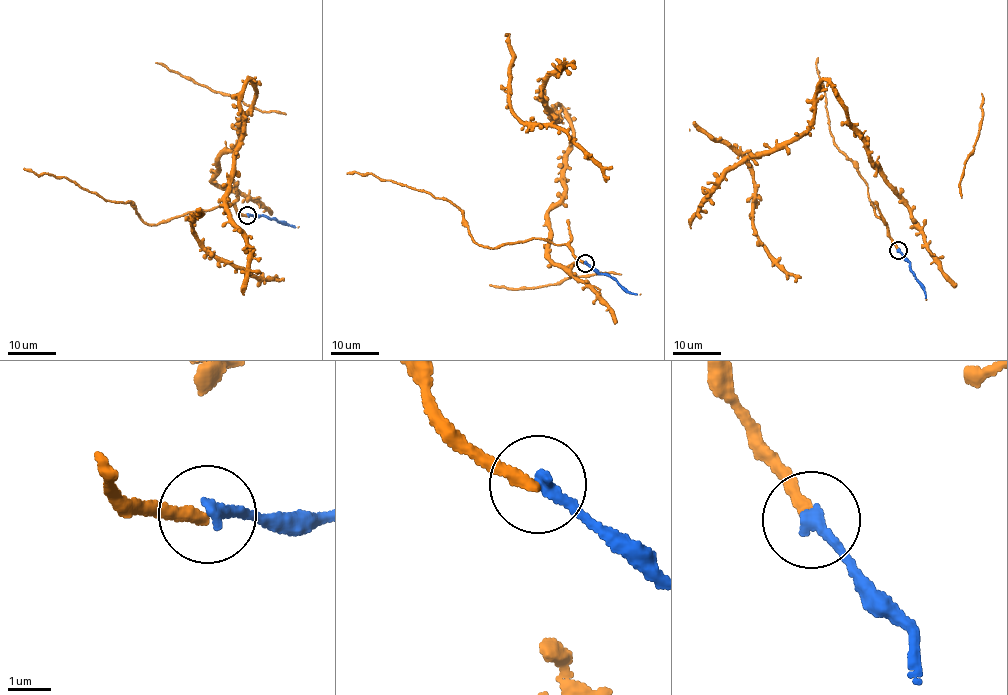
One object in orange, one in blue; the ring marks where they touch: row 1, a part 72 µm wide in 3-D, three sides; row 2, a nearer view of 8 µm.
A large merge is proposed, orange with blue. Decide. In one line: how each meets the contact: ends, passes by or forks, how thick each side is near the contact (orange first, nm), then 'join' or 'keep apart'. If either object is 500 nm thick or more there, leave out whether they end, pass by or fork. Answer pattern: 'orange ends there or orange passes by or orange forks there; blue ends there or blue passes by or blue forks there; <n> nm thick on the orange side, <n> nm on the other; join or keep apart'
orange ends there; blue ends there; 280 nm thick on the orange side, 300 nm on the other; join

